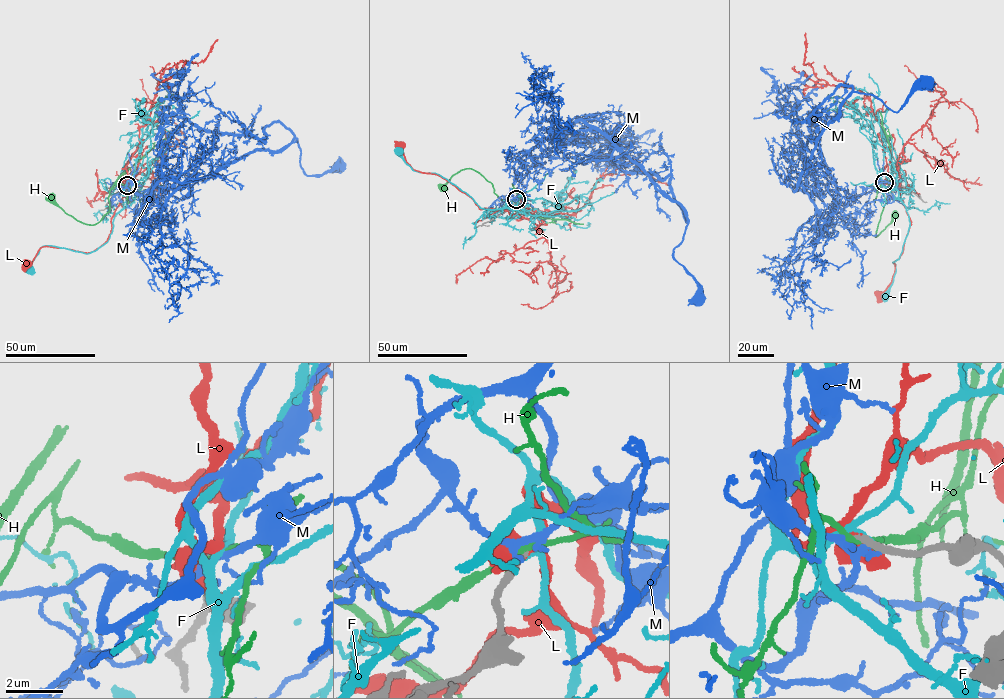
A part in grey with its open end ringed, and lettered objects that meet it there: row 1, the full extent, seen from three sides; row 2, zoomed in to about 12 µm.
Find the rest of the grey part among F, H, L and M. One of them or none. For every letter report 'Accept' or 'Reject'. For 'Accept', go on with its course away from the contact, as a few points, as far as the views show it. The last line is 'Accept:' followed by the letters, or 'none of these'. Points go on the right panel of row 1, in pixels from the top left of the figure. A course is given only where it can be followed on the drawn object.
F: Reject
H: Reject
L: Accept. Its course: (885, 183), (884, 149), (892, 147), (910, 225), (891, 282), (879, 293)
M: Reject
Accept: L

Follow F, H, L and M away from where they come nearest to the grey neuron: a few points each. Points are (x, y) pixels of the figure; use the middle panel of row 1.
F: (516, 199), (516, 196), (503, 207), (484, 209), (446, 179), (412, 170), (399, 150)
H: (516, 199), (507, 204), (493, 192), (491, 183), (474, 169), (459, 171), (442, 186)
L: (516, 199), (532, 210), (530, 218), (479, 208), (445, 179), (412, 168), (401, 146)
M: (515, 200), (532, 149), (569, 124), (593, 125), (683, 210), (674, 258), (697, 300)

